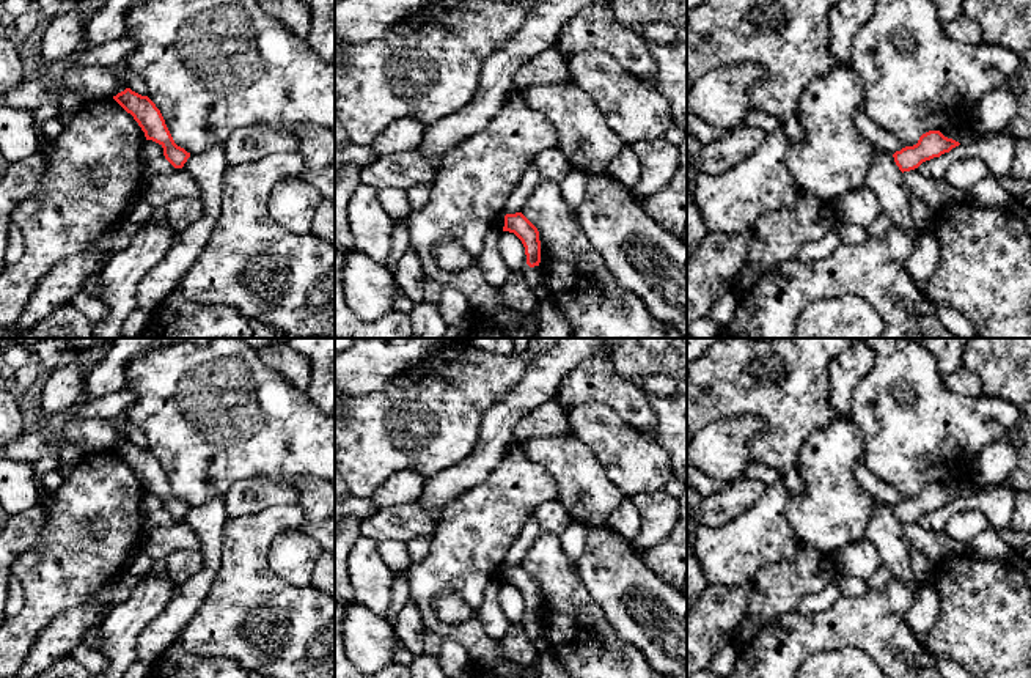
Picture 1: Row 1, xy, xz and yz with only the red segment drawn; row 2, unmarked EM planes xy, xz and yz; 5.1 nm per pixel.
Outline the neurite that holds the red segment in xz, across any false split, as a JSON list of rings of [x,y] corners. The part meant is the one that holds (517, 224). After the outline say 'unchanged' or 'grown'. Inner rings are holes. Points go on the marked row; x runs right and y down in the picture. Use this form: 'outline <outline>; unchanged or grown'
outline [[[506,214],[503,231],[514,233],[525,247],[527,264],[530,271],[527,274],[527,282],[531,288],[534,297],[538,296],[538,285],[542,280],[541,263],[541,241],[538,228],[522,214]]]; grown

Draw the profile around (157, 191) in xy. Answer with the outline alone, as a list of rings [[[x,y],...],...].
[[[176,168],[171,173],[145,175],[140,197],[152,208],[167,208],[174,198],[190,197],[200,198],[200,187],[193,176],[184,170]]]

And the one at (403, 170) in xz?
[[[416,148],[377,157],[376,162],[361,167],[360,184],[380,189],[409,190],[413,186],[427,186],[435,179],[438,168]]]

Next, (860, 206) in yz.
[[[864,186],[838,197],[833,206],[844,222],[864,228],[882,212],[882,206],[875,195]]]

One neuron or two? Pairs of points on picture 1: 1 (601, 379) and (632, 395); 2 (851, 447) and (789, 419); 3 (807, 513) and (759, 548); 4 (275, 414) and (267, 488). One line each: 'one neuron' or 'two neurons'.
1: one neuron
2: two neurons
3: two neurons
4: two neurons

